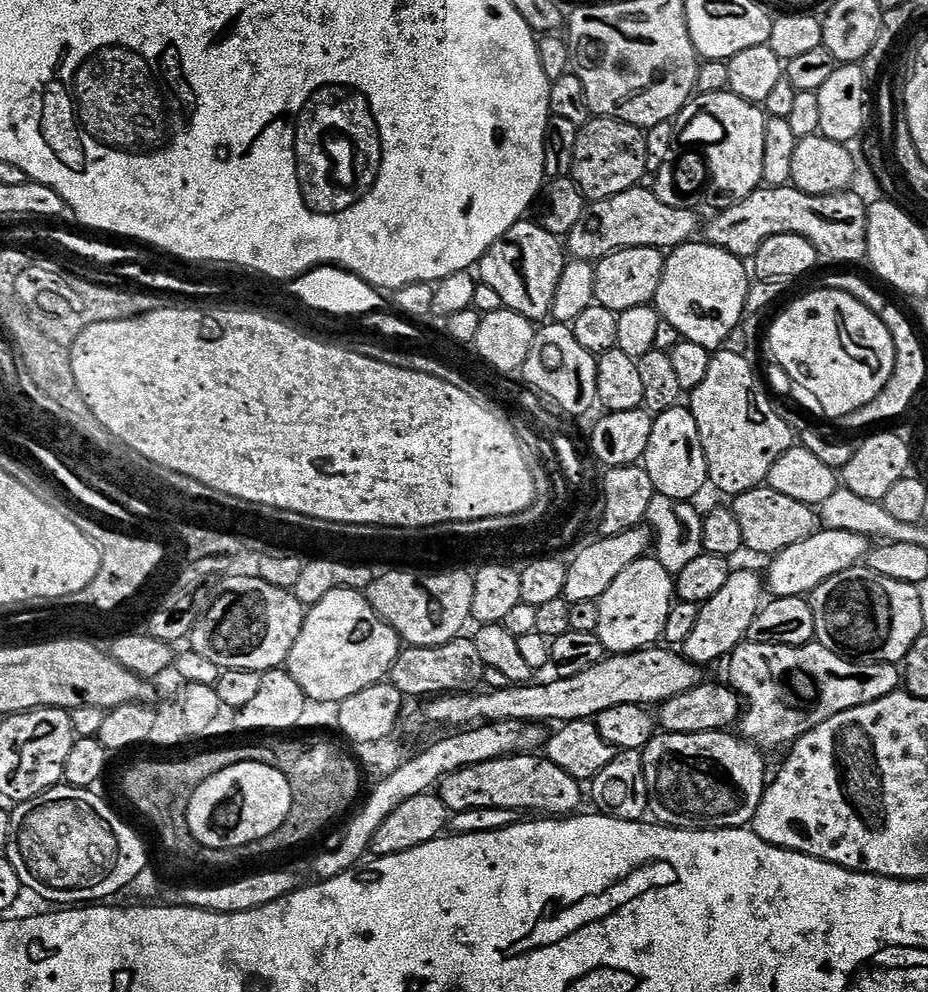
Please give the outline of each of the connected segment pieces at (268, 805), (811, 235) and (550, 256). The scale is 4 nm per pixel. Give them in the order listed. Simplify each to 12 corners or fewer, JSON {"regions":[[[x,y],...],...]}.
{"regions":[[[242,761],[193,787],[204,848],[275,836],[293,815],[287,771]],[[791,186],[729,203],[703,239],[752,258],[766,238],[806,238],[823,259],[855,265],[848,204]],[[542,223],[506,230],[478,280],[510,311],[550,316],[566,248]]]}

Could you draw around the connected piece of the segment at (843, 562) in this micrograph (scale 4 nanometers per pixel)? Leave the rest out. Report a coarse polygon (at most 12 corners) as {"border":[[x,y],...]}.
{"border":[[821,527],[767,561],[773,597],[811,597],[857,567],[869,537]]}

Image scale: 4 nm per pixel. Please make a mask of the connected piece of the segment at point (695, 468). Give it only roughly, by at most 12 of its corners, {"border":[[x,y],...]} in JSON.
{"border":[[691,411],[653,419],[642,467],[653,489],[695,501],[708,467]]}

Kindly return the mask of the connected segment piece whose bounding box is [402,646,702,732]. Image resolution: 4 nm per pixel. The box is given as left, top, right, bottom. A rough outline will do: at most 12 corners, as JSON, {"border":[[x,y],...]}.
{"border":[[664,646],[608,654],[558,682],[445,694],[403,717],[467,729],[592,720],[702,682]]}

